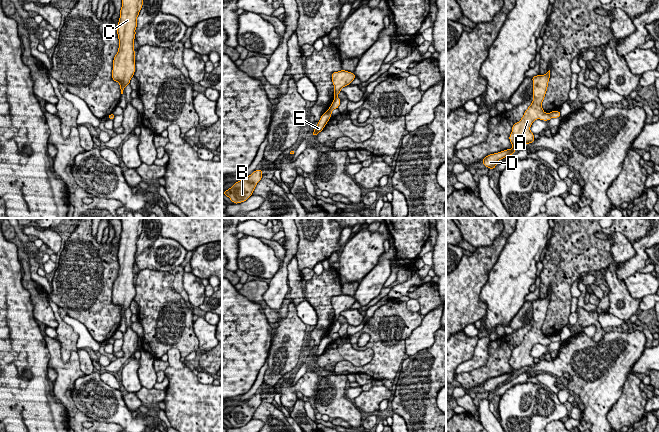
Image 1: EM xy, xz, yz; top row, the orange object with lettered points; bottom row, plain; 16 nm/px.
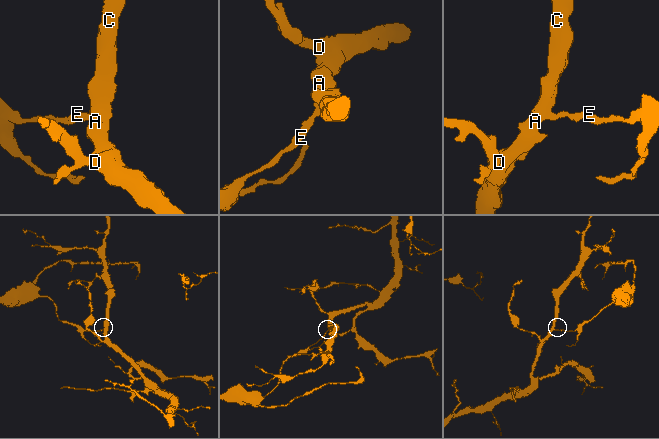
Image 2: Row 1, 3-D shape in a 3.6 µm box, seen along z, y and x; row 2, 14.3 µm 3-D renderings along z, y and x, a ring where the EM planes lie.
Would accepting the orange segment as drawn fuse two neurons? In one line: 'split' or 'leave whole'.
split

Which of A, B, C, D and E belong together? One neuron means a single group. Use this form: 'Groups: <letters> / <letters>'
Groups: A C D / B E

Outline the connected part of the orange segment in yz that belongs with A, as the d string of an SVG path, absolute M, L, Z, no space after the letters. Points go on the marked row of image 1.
M550 70L544 75L536 75L532 77L533 101L528 109L524 112L521 120L512 126L512 132L509 136L509 140L513 147L511 149L487 155L482 160L482 163L485 167L494 169L499 160L505 158L506 156L511 156L512 154L514 154L515 150L521 145L533 143L535 141L534 134L530 130L532 123L537 119L544 121L548 121L551 119L550 115L544 112L542 108L542 102L546 95L549 78Z

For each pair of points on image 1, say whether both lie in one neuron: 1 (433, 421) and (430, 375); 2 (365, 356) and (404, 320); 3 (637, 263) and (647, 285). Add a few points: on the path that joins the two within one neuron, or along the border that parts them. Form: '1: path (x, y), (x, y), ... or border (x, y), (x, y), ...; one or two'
1: path (428, 410), (428, 386); one
2: border (350, 341), (355, 349), (372, 350), (367, 364); two
3: border (637, 271), (623, 280); two

